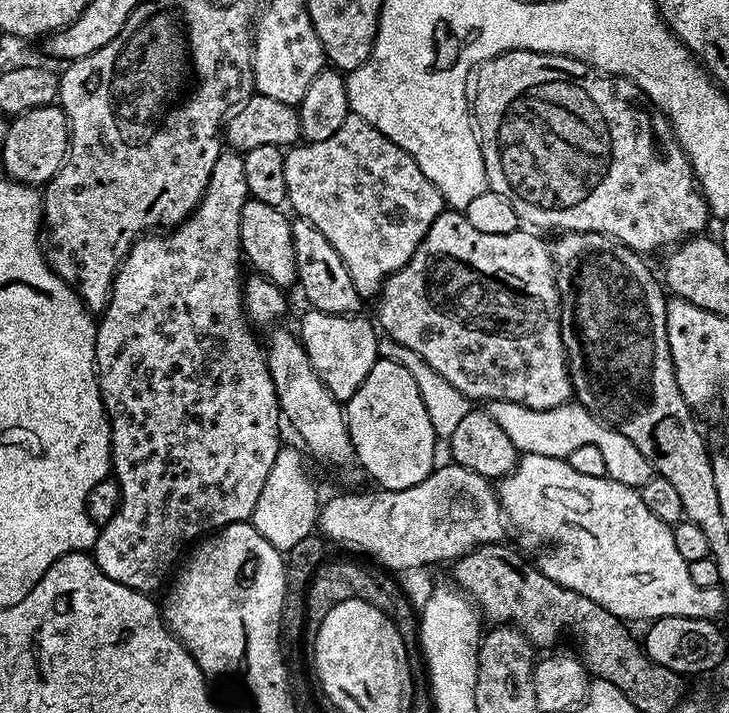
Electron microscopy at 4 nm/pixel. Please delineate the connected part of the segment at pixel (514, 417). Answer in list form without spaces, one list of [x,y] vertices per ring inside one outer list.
[[[489,400],[486,410],[498,426],[506,433],[506,438],[514,442],[517,453],[533,452],[567,458],[578,450],[578,446],[598,446],[602,450],[602,458],[606,458],[606,470],[612,480],[622,482],[626,486],[639,489],[652,475],[652,463],[642,455],[638,446],[630,442],[618,430],[599,420],[593,412],[588,412],[581,404],[569,402],[562,406],[554,406],[550,410],[534,410],[522,406],[518,402],[502,402]]]

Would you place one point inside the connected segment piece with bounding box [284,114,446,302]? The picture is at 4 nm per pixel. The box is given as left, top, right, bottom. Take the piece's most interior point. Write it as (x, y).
(370, 199)

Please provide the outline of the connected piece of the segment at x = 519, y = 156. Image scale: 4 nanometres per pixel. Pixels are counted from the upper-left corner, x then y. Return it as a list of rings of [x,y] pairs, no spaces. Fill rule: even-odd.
[[[503,52],[501,56],[495,56],[493,60],[486,61],[485,64],[479,65],[474,72],[474,84],[476,80],[476,93],[471,93],[470,96],[470,112],[474,117],[474,127],[477,136],[480,137],[480,149],[482,150],[482,162],[486,170],[486,178],[488,179],[489,189],[498,194],[502,194],[502,198],[510,198],[510,206],[514,206],[514,210],[520,216],[521,221],[525,225],[531,226],[533,229],[541,230],[540,228],[560,228],[561,233],[565,232],[600,232],[603,236],[609,236],[611,240],[617,240],[620,244],[632,248],[635,252],[641,254],[649,254],[655,248],[664,248],[663,250],[671,249],[673,246],[679,245],[681,242],[705,231],[704,228],[710,221],[710,213],[708,204],[704,201],[704,194],[700,191],[696,176],[692,173],[692,164],[688,161],[688,155],[682,150],[682,146],[676,140],[676,135],[672,133],[672,124],[668,121],[667,116],[654,111],[653,105],[650,103],[647,96],[644,94],[644,89],[638,87],[635,80],[628,80],[624,76],[610,76],[595,68],[591,64],[585,64],[583,60],[576,60],[573,56],[553,56],[547,52]]]

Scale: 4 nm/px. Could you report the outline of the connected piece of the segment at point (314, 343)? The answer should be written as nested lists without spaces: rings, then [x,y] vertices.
[[[308,310],[298,327],[298,335],[310,358],[310,366],[318,370],[318,378],[322,378],[326,390],[330,390],[330,394],[334,394],[334,398],[341,402],[347,402],[360,389],[378,359],[377,329],[371,319],[363,320],[362,317],[360,314],[335,316],[329,312]]]

